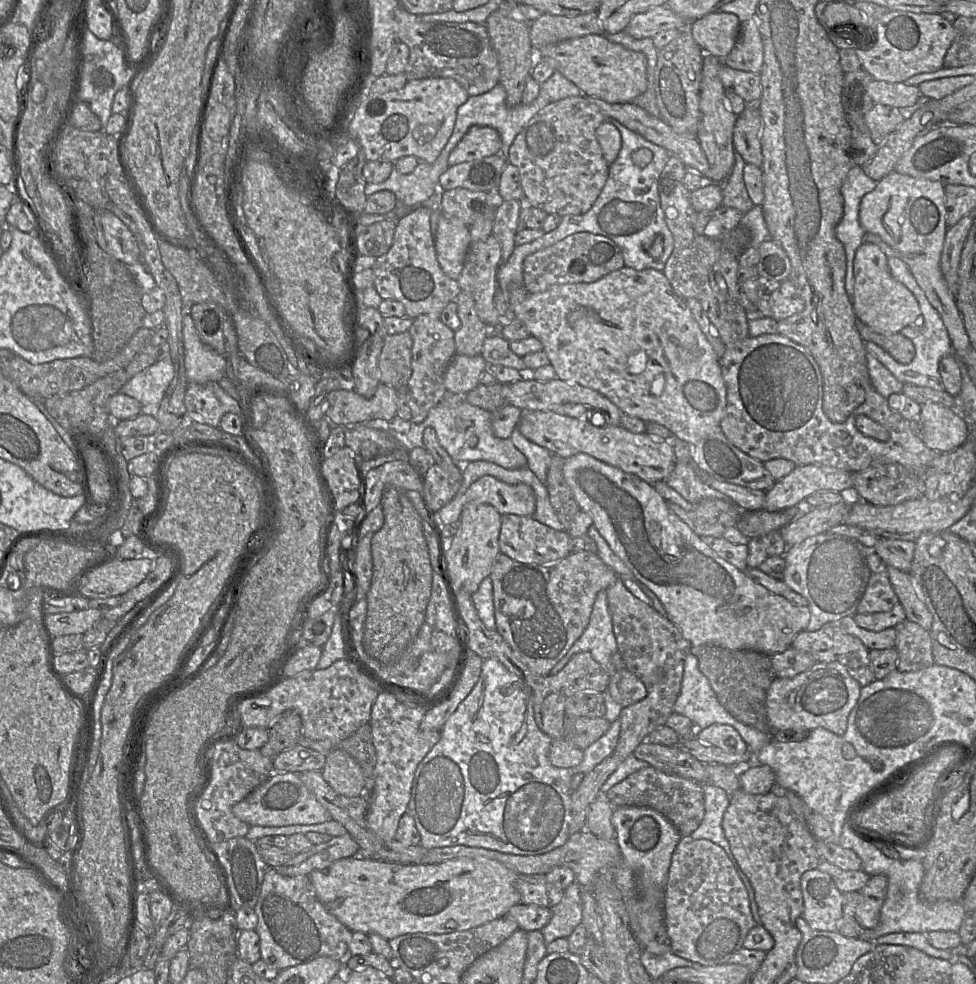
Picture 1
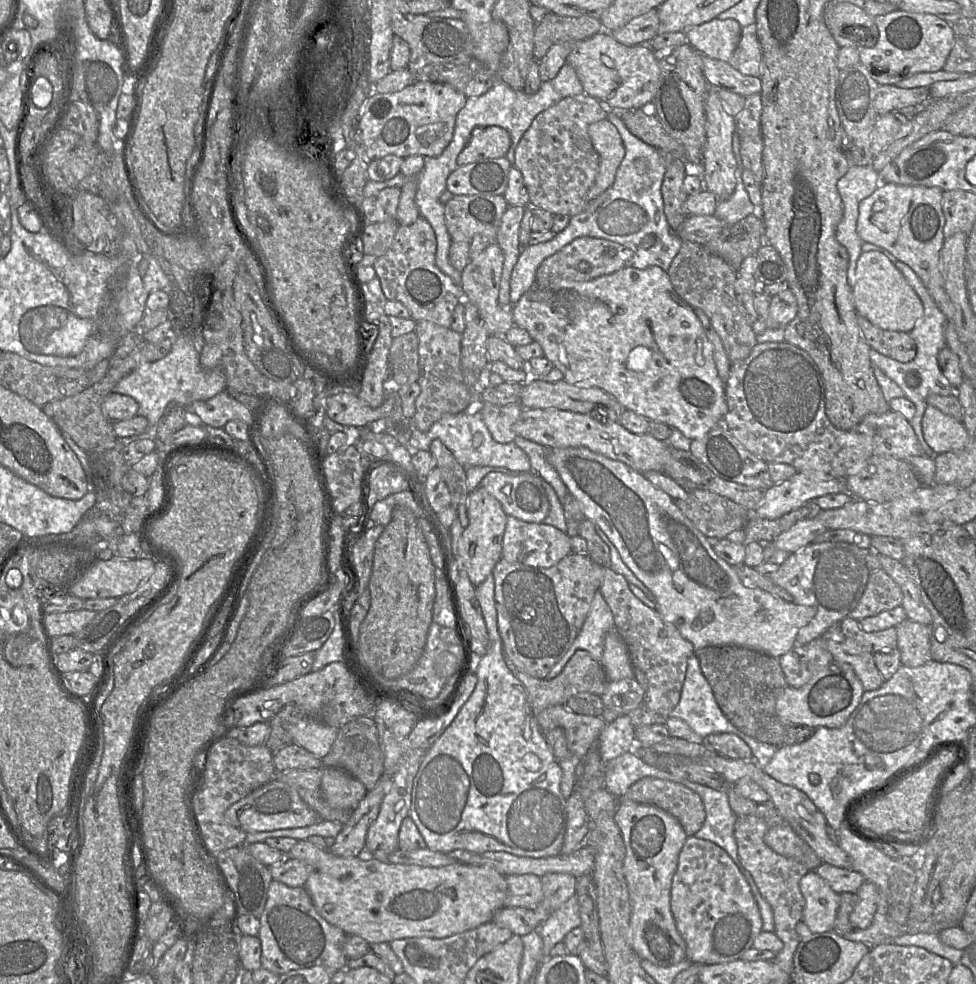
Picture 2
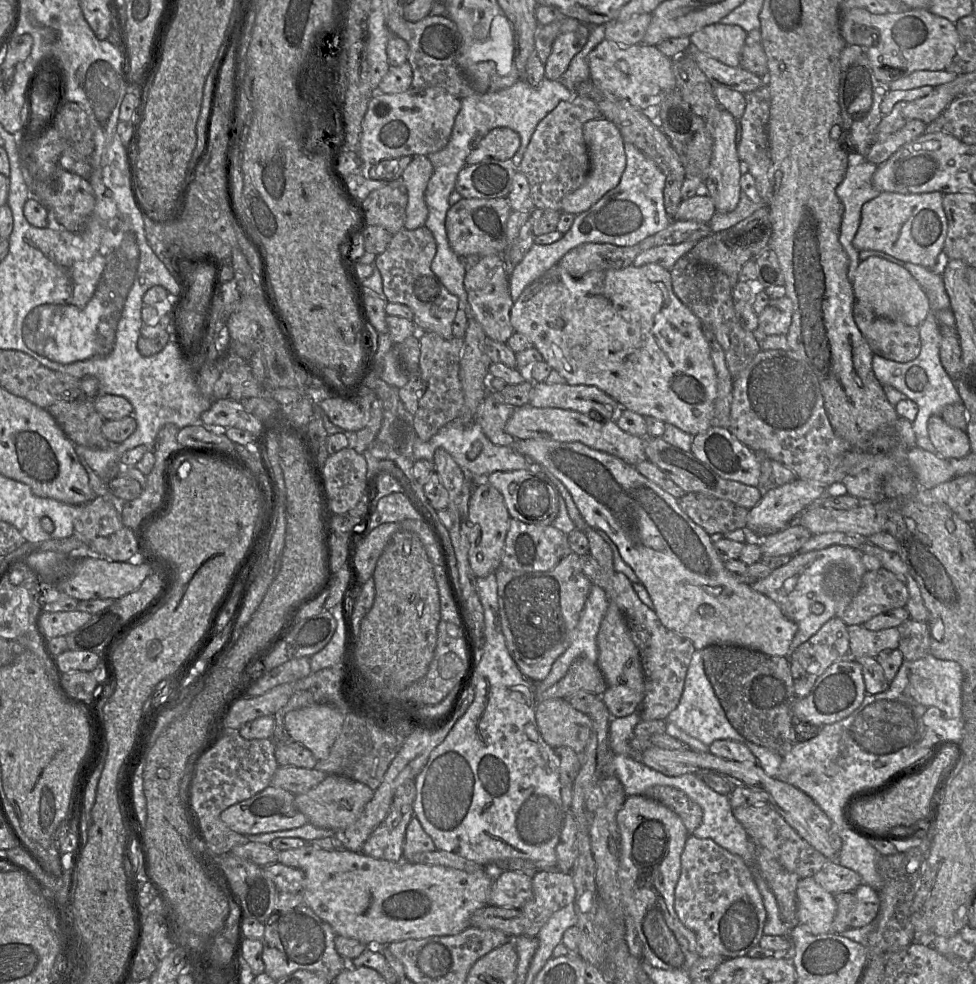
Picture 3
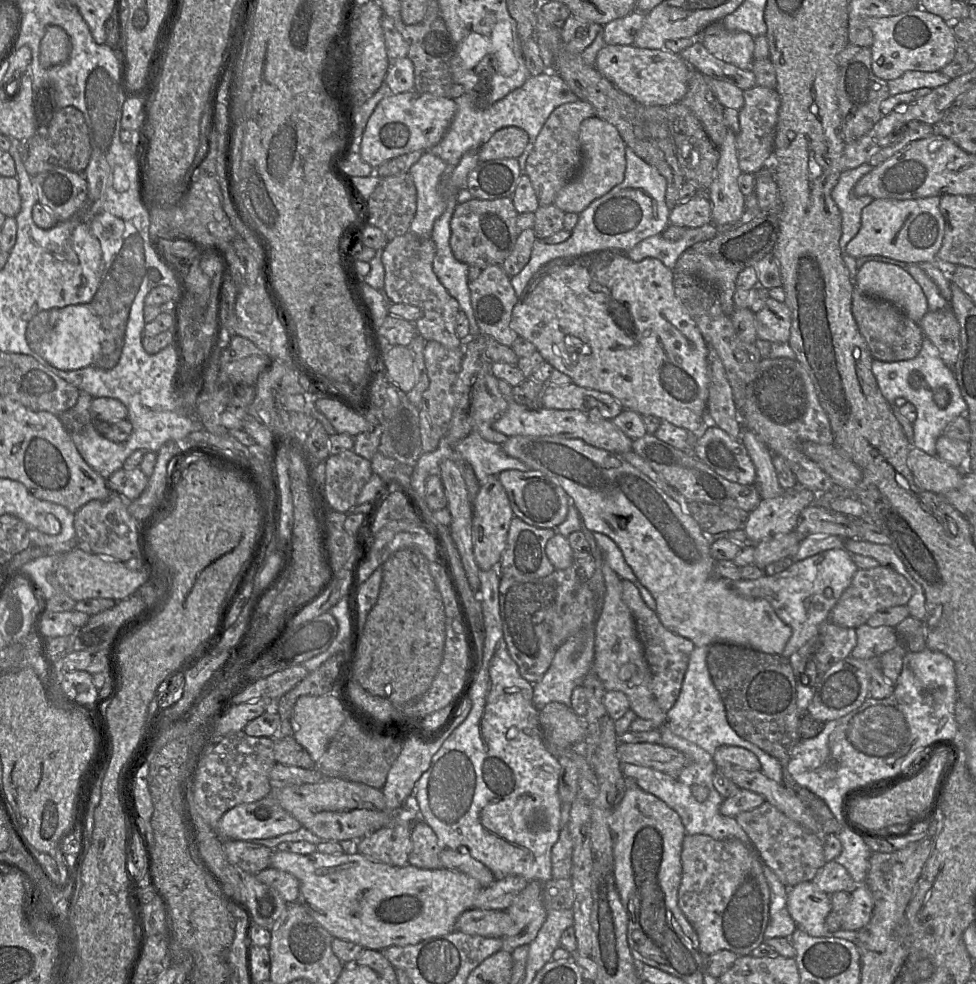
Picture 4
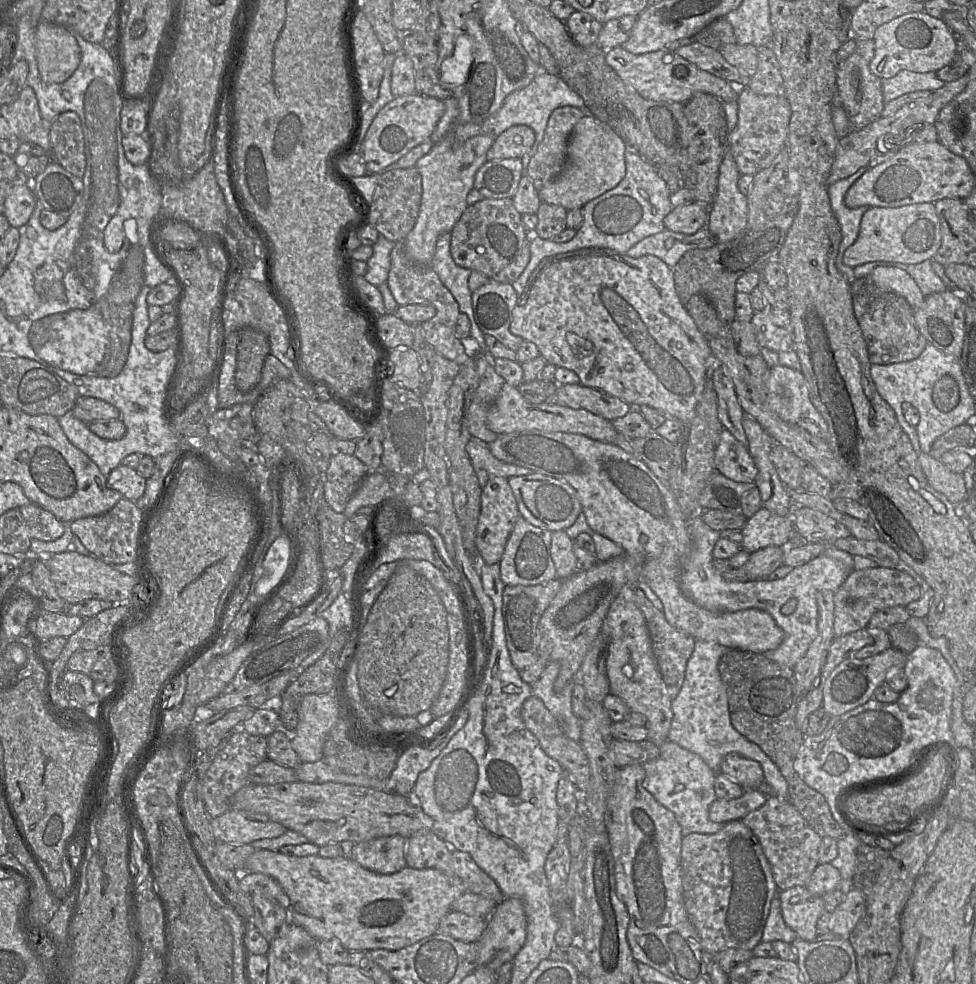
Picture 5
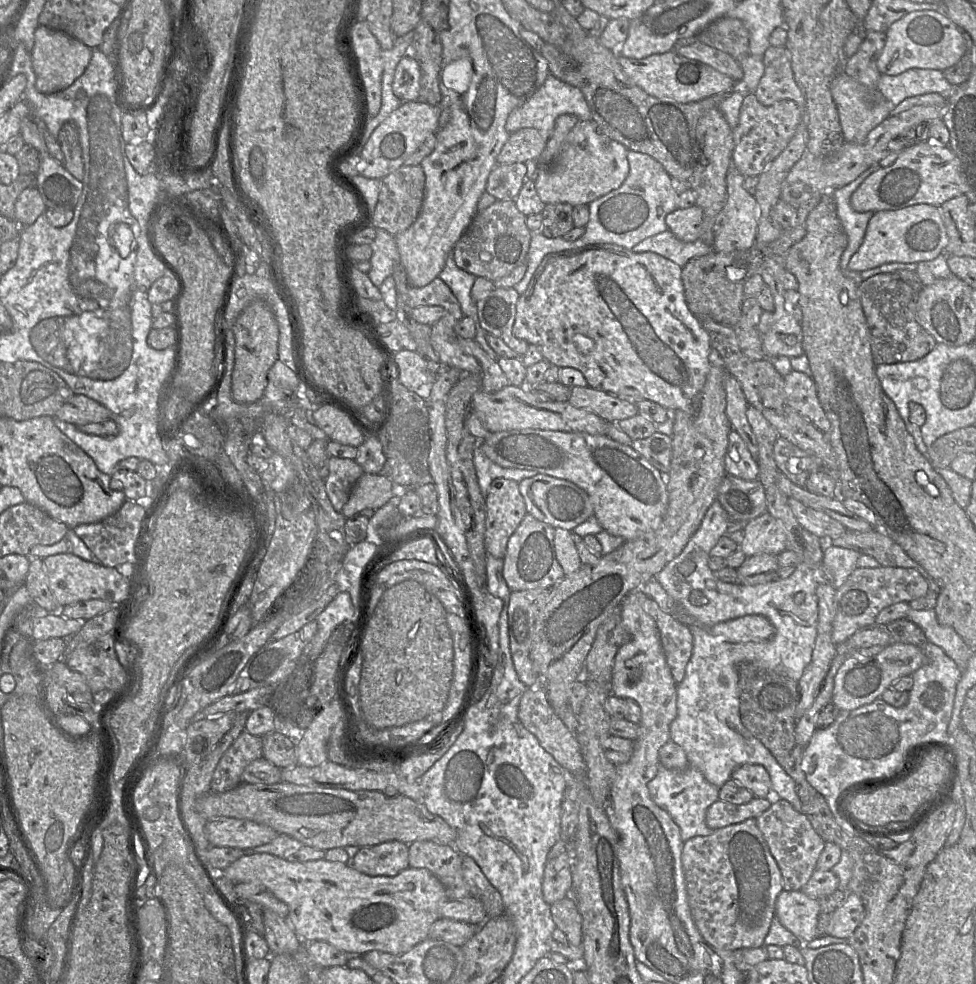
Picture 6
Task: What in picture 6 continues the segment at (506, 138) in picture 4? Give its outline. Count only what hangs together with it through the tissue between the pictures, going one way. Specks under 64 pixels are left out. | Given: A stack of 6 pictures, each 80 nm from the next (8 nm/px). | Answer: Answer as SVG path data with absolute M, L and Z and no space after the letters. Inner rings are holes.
M523 128L511 133L497 156L498 164L537 161L546 147L547 140L534 128Z

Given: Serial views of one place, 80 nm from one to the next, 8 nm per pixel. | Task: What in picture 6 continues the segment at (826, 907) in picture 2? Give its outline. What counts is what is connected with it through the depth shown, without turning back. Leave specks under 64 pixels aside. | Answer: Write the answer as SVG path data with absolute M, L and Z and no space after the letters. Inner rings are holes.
M801 890L782 891L776 900L775 916L804 943L817 937L819 914L819 901L808 897Z

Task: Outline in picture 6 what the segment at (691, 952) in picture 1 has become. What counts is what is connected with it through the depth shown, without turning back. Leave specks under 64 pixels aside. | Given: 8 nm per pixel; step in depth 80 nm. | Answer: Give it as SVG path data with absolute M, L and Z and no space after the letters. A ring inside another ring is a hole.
M750 818L743 822L732 824L715 830L709 836L696 836L690 838L683 844L682 866L685 877L687 899L692 919L704 940L714 948L735 951L743 948L759 948L763 946L764 939L768 934L771 921L775 916L775 905L778 895L784 890L783 881L779 867L770 853L769 847L757 827L756 819Z

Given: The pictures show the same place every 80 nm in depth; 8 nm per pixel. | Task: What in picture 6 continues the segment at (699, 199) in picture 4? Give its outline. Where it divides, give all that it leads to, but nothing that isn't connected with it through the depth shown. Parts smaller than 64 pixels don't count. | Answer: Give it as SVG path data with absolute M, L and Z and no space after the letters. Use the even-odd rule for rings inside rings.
M698 205L677 208L665 217L665 222L678 239L693 242L702 235L703 211Z

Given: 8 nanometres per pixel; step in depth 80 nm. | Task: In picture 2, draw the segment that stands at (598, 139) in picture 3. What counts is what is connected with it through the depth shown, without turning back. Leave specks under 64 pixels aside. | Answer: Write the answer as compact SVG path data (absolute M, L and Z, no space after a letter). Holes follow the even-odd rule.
M607 119L590 124L588 133L599 156L595 182L586 194L586 201L591 202L614 183L617 169L625 156L625 148L617 128Z

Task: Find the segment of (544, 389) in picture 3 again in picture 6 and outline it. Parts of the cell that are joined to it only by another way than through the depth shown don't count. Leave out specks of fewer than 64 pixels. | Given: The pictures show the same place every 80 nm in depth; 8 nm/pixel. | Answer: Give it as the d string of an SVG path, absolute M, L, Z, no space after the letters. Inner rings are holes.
M589 386L571 387L568 402L575 408L595 413L608 423L617 423L639 413L635 402Z

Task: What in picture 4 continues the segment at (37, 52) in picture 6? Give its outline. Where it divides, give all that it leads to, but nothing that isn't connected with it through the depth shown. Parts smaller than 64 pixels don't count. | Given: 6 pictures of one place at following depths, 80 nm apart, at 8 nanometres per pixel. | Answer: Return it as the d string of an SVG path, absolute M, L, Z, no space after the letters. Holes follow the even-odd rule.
M57 25L46 28L40 42L39 59L44 68L50 68L66 62L72 49L69 35Z

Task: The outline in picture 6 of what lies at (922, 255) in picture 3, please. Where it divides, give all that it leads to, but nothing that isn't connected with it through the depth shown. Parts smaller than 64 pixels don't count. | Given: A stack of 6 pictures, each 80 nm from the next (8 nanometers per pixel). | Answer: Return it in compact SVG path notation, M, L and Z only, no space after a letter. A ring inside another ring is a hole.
M916 204L898 210L882 210L868 222L862 244L851 257L848 269L862 272L886 263L932 261L944 253L947 233L939 207Z

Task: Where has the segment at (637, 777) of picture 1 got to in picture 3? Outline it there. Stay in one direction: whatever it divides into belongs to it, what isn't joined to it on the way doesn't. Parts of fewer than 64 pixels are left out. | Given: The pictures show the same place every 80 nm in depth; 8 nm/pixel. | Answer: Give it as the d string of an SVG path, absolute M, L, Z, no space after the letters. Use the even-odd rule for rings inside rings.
M664 785L648 788L644 795L674 811L682 819L689 834L701 824L703 811L682 790Z

